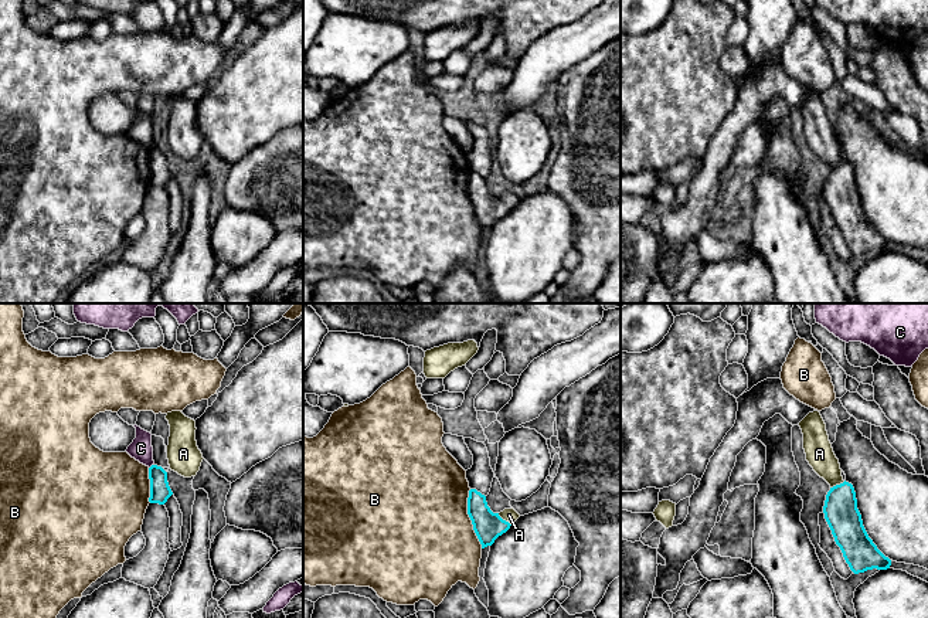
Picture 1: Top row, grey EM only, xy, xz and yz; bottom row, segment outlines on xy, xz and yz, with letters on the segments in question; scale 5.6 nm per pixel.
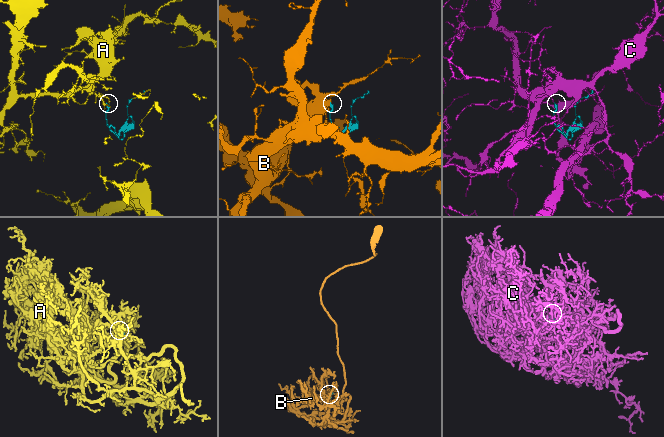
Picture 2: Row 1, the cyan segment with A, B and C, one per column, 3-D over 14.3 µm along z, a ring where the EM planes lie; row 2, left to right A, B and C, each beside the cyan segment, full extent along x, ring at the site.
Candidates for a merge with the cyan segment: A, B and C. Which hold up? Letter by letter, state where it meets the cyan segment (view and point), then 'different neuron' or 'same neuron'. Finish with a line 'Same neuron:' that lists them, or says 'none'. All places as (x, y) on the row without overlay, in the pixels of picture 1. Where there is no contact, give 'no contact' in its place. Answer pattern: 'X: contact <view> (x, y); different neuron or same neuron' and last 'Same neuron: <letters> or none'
A: contact xz (505, 203); same neuron
B: contact xz (471, 201); different neuron
C: contact xy (150, 149); different neuron
Same neuron: A

